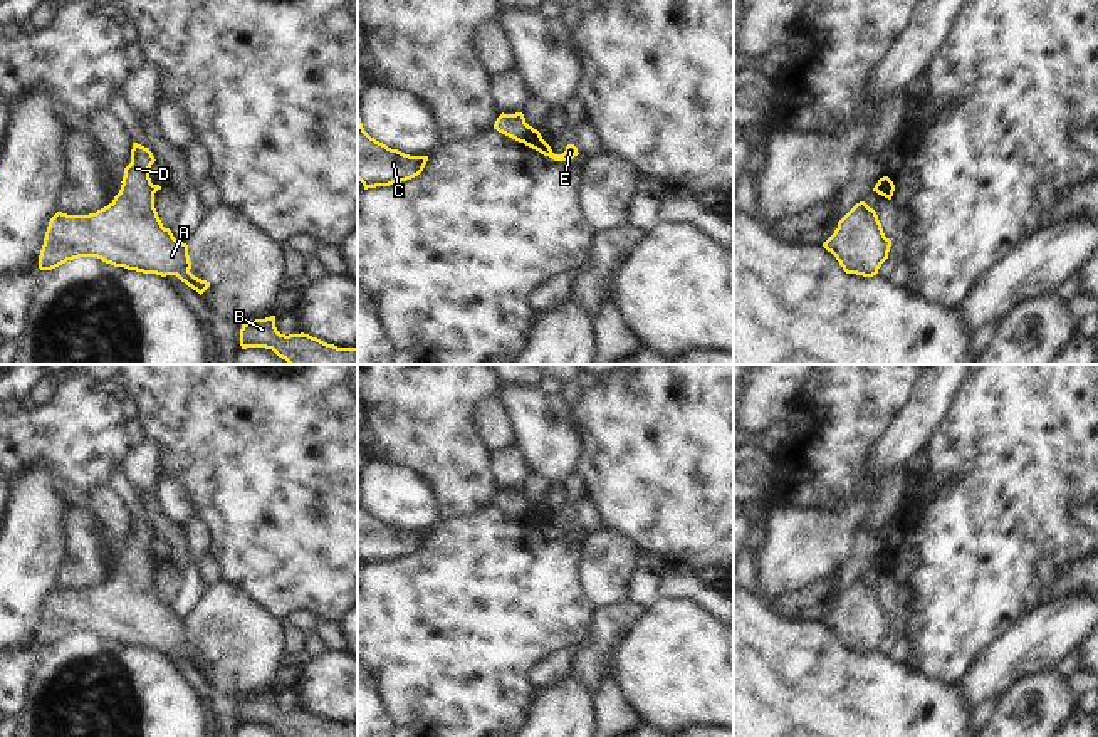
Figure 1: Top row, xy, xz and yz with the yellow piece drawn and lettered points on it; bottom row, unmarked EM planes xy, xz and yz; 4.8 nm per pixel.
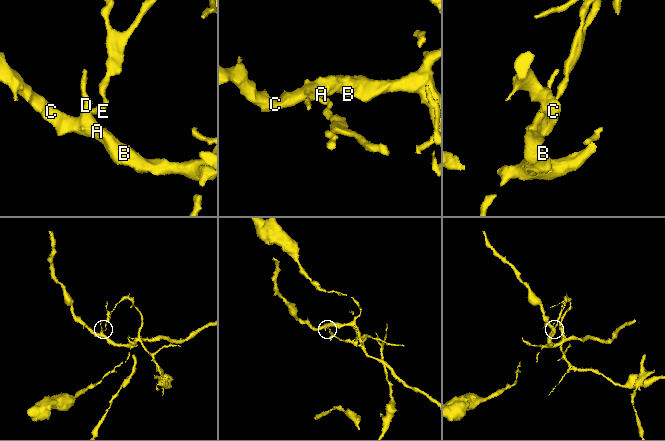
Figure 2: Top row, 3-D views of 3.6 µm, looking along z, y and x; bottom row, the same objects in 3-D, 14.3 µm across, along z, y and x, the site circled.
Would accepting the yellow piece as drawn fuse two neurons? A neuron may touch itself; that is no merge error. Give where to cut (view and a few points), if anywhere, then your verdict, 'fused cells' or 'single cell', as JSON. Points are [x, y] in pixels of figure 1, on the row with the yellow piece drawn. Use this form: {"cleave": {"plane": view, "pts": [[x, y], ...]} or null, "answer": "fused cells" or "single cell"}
{"cleave": {"plane": "xz", "pts": [[533, 128], [522, 141]]}, "answer": "fused cells"}

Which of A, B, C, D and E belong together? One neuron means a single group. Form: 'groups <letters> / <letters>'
groups A B C D / E

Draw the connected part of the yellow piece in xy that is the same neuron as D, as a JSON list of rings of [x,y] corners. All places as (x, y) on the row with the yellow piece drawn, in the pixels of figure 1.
[[[133,143],[121,190],[107,206],[89,215],[57,212],[45,232],[39,269],[52,270],[67,260],[97,257],[128,270],[176,275],[201,295],[210,282],[190,272],[188,245],[163,227],[154,208],[156,188],[149,178],[154,161],[149,148]]]

